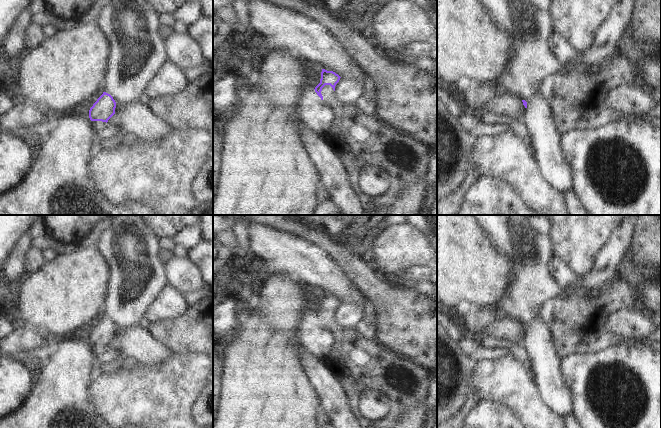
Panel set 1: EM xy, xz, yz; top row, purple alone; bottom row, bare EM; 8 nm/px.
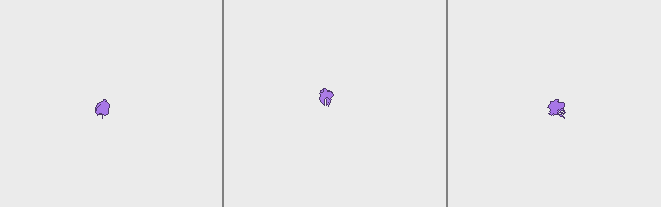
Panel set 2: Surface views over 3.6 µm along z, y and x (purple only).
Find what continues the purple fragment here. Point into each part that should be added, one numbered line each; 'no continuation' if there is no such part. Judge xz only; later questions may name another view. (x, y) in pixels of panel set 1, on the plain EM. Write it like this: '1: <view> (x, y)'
1: xz (358, 364)

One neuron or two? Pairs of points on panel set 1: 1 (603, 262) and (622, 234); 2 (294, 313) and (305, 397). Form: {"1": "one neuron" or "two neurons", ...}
{"1": "one neuron", "2": "one neuron"}

